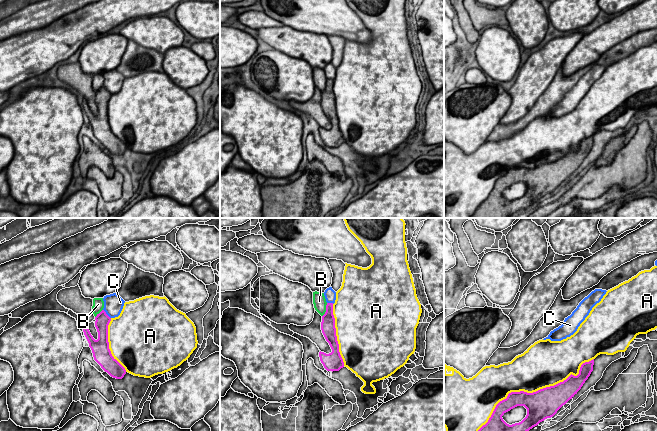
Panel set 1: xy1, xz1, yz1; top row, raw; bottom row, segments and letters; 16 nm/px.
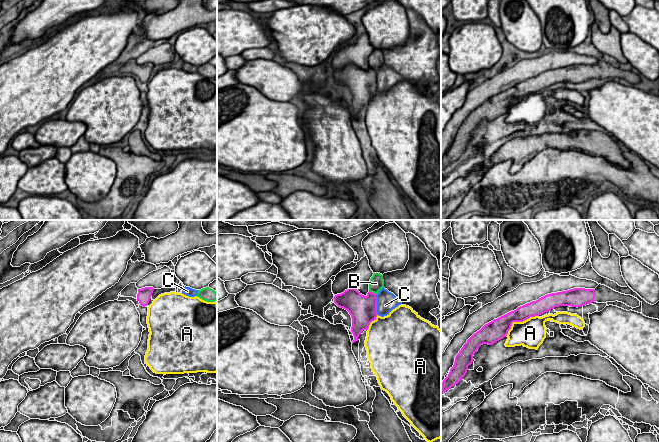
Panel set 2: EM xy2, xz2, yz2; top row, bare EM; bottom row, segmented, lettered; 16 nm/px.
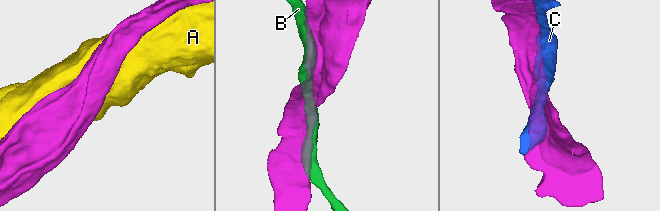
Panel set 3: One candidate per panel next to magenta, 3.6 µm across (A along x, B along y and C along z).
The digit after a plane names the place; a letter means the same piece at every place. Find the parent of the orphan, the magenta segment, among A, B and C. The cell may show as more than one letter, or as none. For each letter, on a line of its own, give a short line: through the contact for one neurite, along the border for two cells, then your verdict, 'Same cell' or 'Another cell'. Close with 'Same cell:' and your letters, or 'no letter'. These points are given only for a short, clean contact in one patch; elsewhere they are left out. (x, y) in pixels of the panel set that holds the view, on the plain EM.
A: Another cell
B: Another cell
C: Another cell
Same cell: no letter

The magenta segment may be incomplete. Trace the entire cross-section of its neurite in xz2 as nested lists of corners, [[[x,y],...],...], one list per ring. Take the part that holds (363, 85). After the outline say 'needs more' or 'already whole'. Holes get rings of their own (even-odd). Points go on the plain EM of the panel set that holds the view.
[[[348,64],[343,69],[335,71],[333,75],[338,83],[347,86],[351,91],[351,108],[354,112],[353,120],[358,117],[362,107],[367,107],[370,99],[376,96],[378,91],[376,70],[369,67],[364,72],[357,65]]]; already whole

